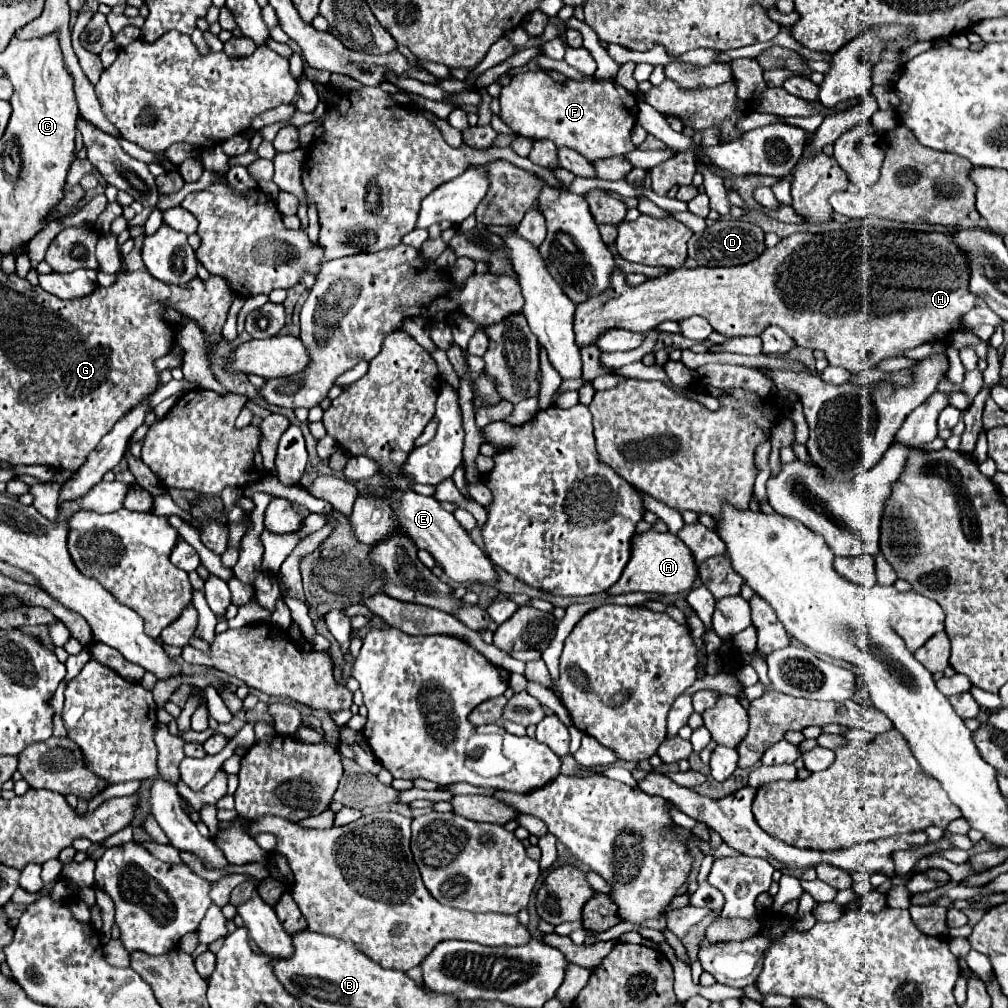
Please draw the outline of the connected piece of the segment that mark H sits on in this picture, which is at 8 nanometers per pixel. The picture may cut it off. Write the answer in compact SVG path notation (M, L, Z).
M859 227L859 229L845 229L845 231L831 231L831 233L795 233L789 235L785 239L781 239L775 247L765 249L759 259L753 259L753 263L741 265L741 267L695 267L695 269L675 269L669 275L663 275L659 279L647 279L645 283L631 287L627 285L625 277L627 273L623 269L619 269L619 265L615 265L613 271L613 283L609 287L609 291L605 291L605 295L595 295L593 299L587 299L585 303L577 305L575 317L573 317L573 331L577 335L577 345L589 347L597 343L597 335L601 335L601 331L609 331L613 327L621 327L627 331L639 331L639 333L647 333L651 329L655 329L657 325L661 325L663 321L681 321L693 315L705 317L709 321L709 325L725 335L725 337L741 337L741 335L761 335L761 331L765 331L765 327L769 325L777 325L781 327L797 345L807 347L807 349L819 349L825 353L825 359L829 361L829 365L841 365L845 367L849 373L861 373L867 369L875 369L883 359L889 357L901 357L907 349L915 349L919 345L925 345L929 341L935 339L947 339L951 333L959 331L961 325L961 315L965 315L969 309L975 307L977 297L969 291L969 259L965 255L965 251L959 251L961 247L955 245L953 233L939 233L939 231L911 231L911 229L879 229L879 227Z

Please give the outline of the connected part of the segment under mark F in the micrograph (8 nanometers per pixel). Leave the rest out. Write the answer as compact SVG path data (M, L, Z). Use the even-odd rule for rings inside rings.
M527 71L521 75L515 75L509 85L501 91L501 119L507 127L511 127L517 135L527 139L549 139L557 147L569 147L577 153L581 153L591 163L599 159L609 159L615 155L625 155L635 149L631 143L631 129L637 123L637 101L635 97L619 87L615 81L599 81L595 77L589 77L587 81L567 81L567 85L555 83L545 71Z

